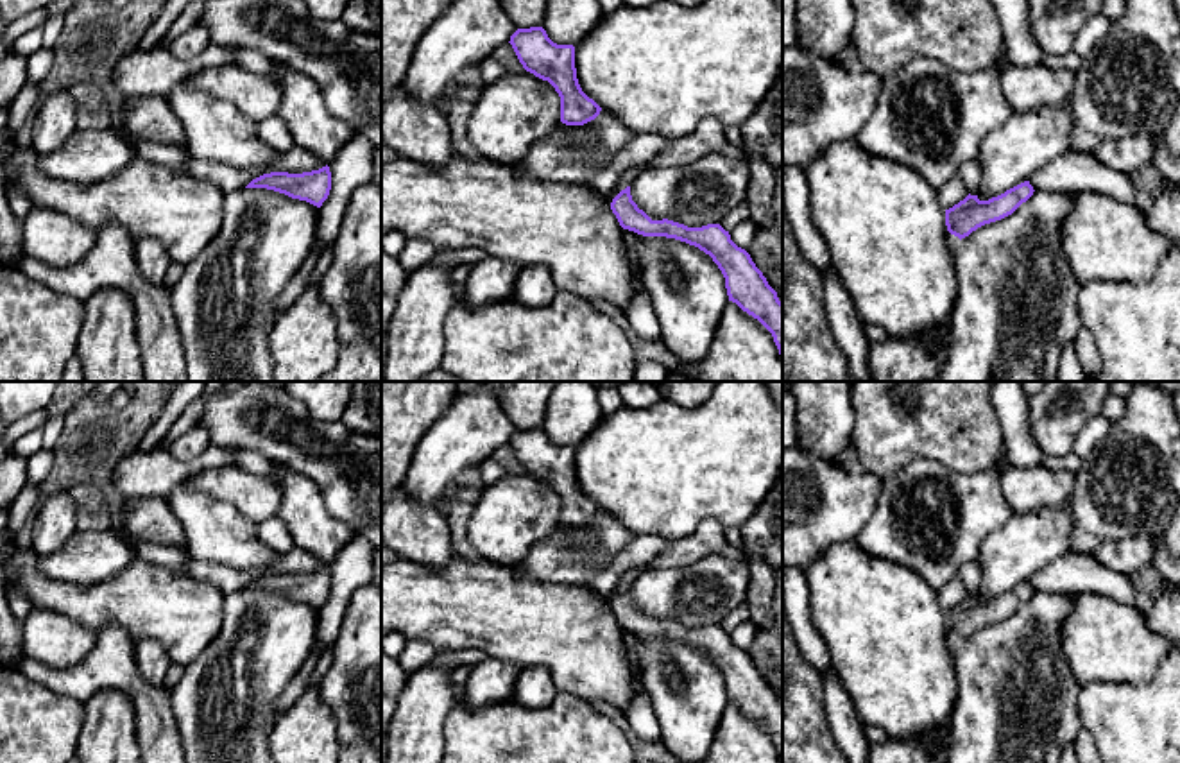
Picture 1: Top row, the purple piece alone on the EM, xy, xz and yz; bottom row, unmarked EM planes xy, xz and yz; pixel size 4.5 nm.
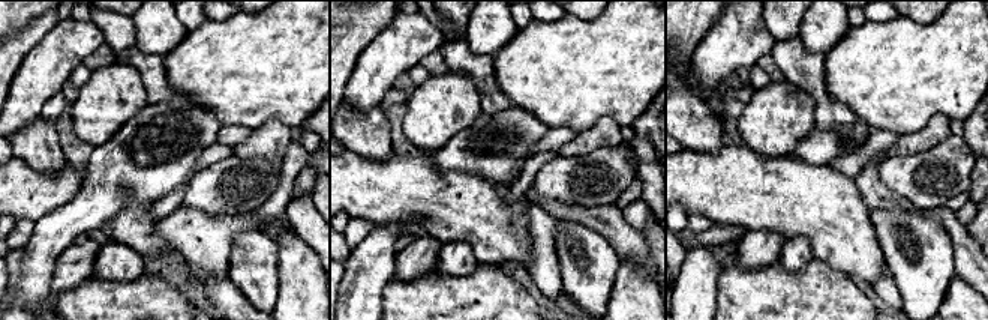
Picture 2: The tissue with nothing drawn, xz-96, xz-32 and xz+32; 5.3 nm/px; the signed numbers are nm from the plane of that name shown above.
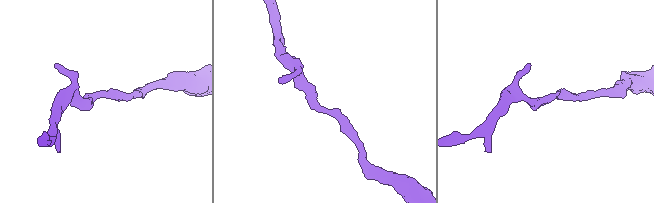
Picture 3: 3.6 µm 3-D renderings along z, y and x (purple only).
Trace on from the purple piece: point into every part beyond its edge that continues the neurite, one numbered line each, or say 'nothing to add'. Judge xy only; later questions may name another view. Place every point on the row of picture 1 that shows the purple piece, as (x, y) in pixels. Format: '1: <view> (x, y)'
nothing to add

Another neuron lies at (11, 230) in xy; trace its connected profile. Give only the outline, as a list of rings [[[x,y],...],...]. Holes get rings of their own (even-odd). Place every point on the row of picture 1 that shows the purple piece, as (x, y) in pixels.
[[[14,141],[0,147],[0,261],[18,265],[18,256],[23,253],[23,224],[11,211],[2,174],[2,161],[7,159],[13,149],[16,149]]]

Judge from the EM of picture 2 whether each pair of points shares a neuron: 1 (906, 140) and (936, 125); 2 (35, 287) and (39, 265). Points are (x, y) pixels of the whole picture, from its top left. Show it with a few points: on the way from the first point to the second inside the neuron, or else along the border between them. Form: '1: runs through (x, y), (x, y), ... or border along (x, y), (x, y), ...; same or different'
1: runs through (913, 140), (921, 140), (928, 132); same
2: runs through (35, 281), (36, 271); same

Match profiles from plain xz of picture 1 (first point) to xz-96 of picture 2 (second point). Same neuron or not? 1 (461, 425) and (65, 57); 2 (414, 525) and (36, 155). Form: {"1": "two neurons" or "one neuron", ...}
{"1": "one neuron", "2": "one neuron"}

